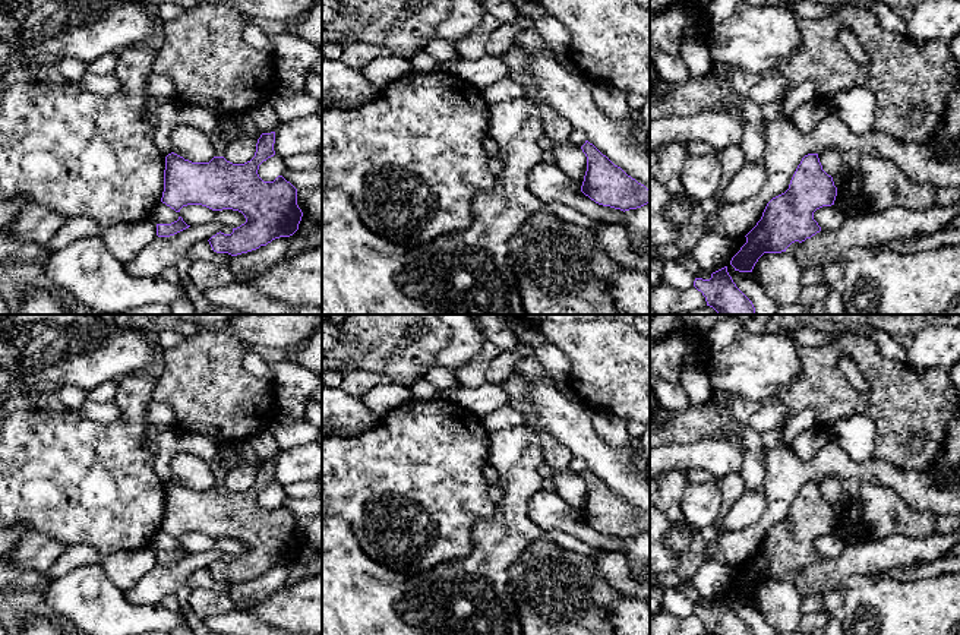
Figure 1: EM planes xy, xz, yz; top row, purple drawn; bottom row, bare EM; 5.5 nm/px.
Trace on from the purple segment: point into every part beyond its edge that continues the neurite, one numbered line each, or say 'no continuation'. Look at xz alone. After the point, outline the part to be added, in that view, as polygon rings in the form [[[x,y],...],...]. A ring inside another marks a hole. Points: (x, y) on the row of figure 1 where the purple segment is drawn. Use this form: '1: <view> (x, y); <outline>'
no continuation

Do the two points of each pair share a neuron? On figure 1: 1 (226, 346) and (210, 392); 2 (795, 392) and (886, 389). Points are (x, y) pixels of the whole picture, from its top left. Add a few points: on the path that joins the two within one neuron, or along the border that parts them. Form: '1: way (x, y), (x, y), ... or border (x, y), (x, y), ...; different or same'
1: way (214, 357), (214, 381); same
2: way (817, 392), (827, 392), (843, 401), (864, 401); same

